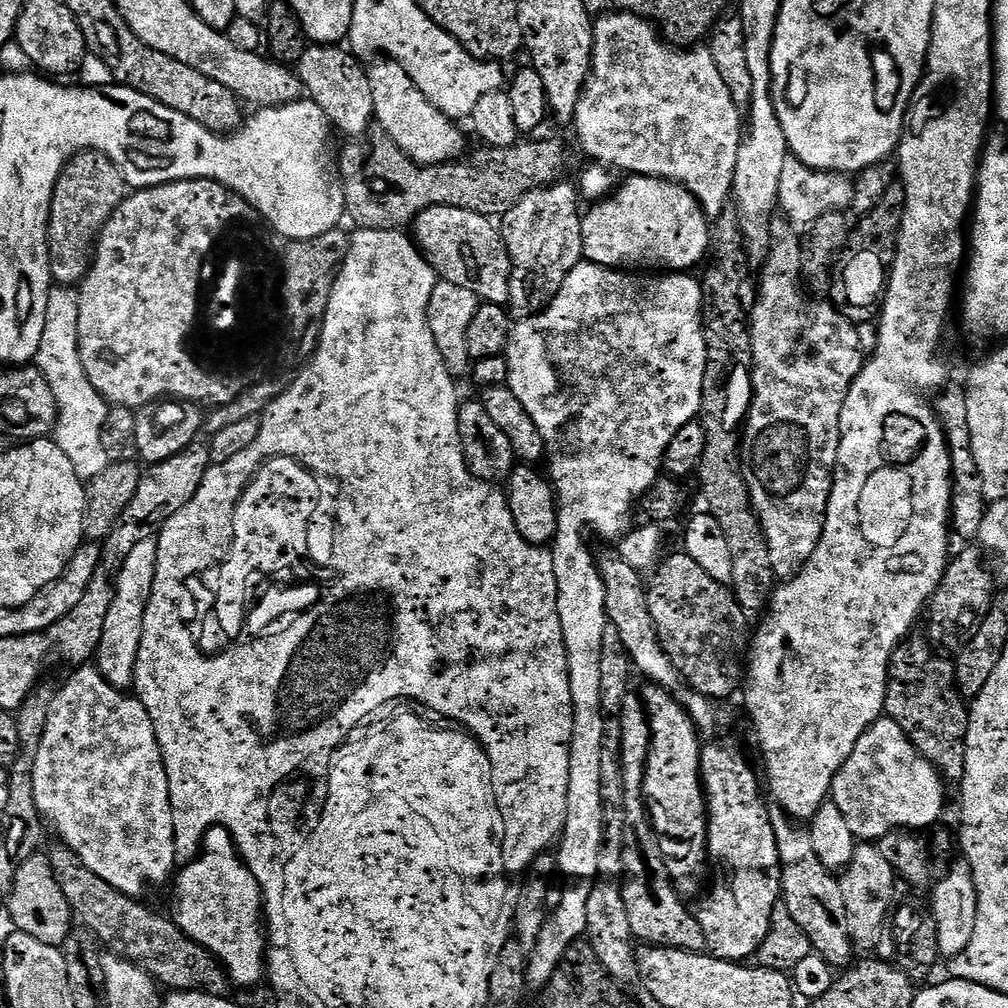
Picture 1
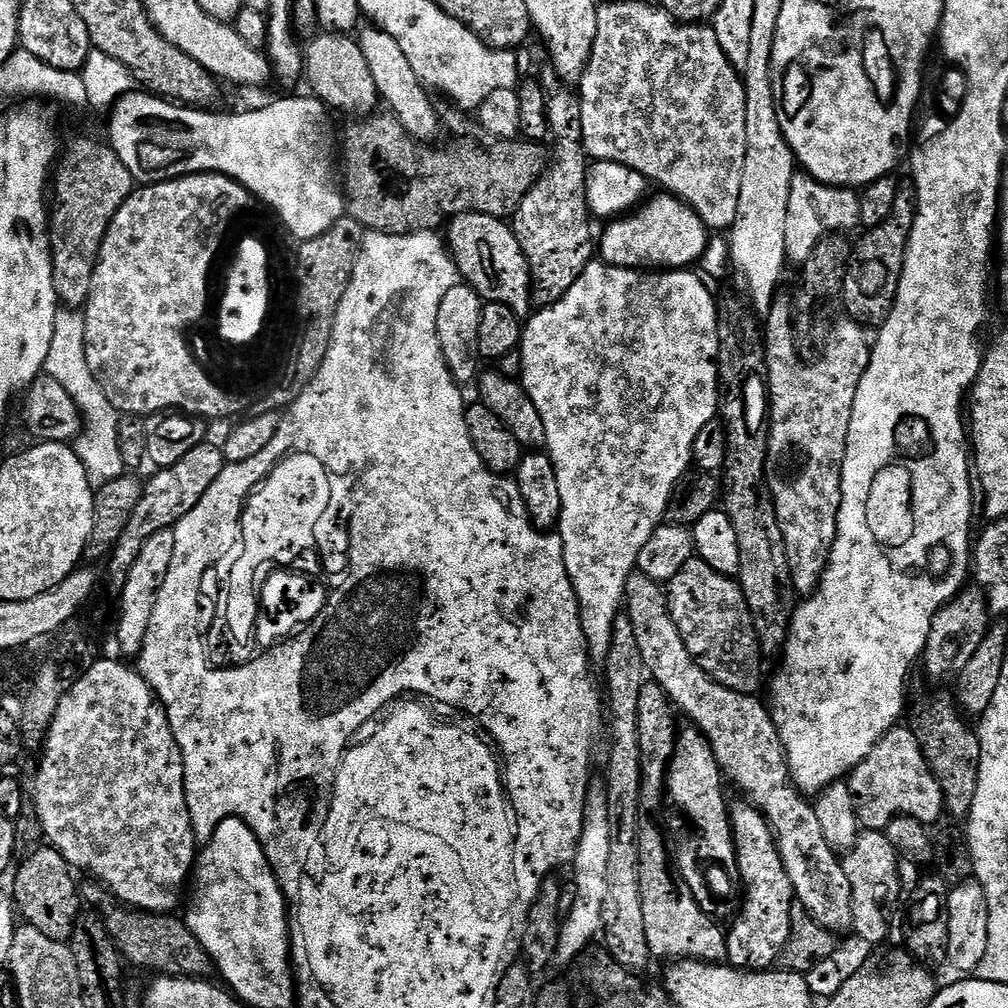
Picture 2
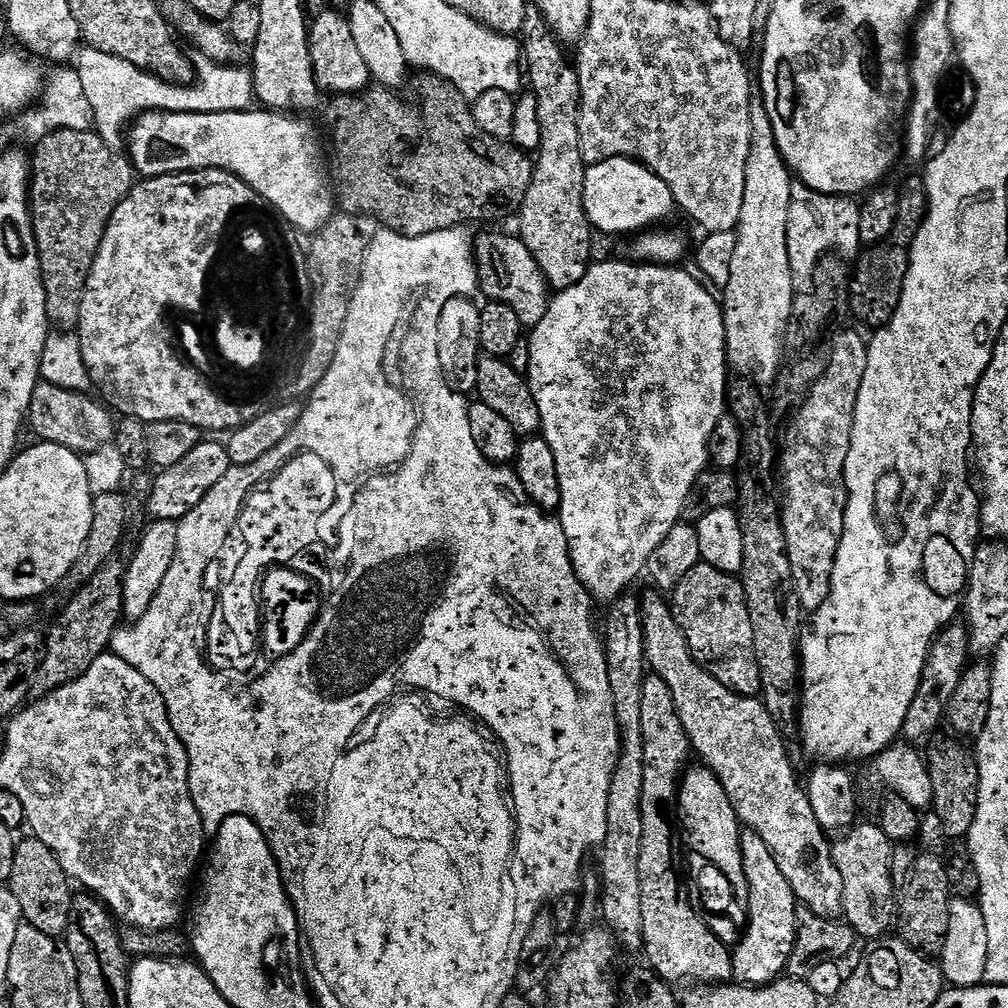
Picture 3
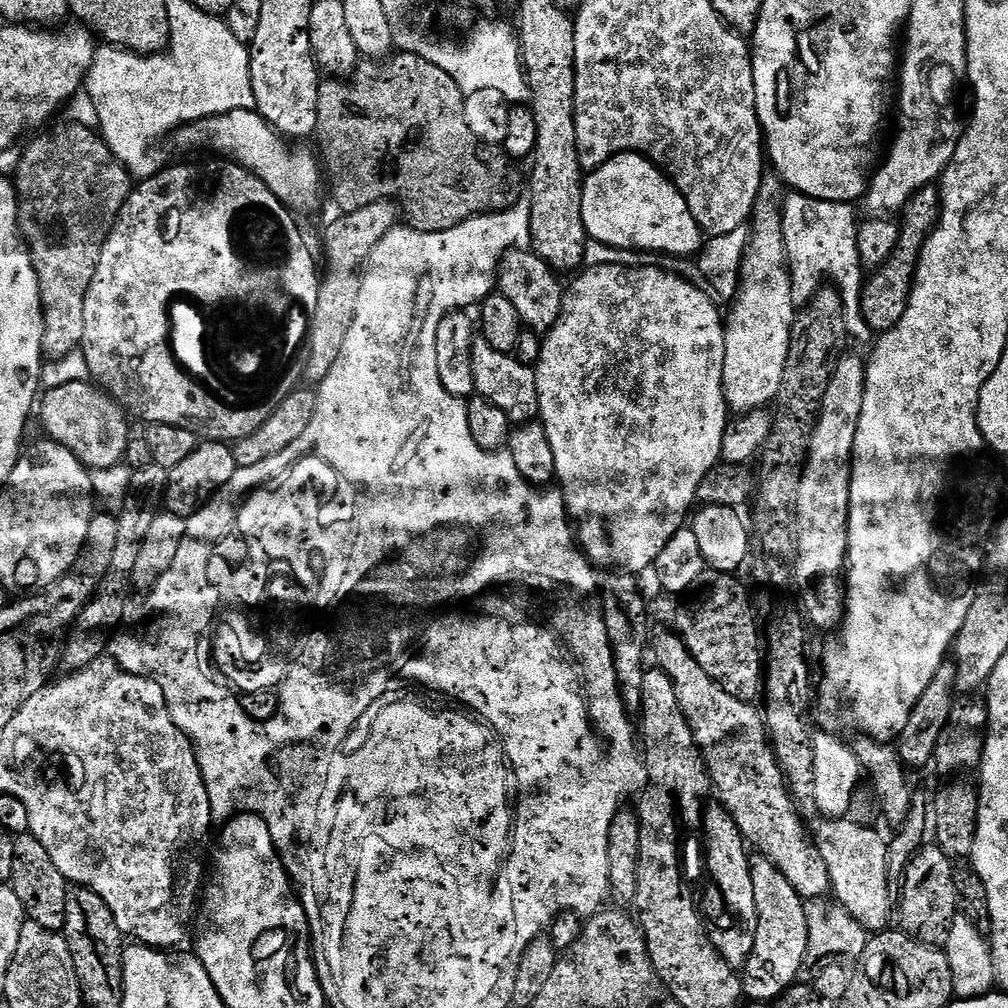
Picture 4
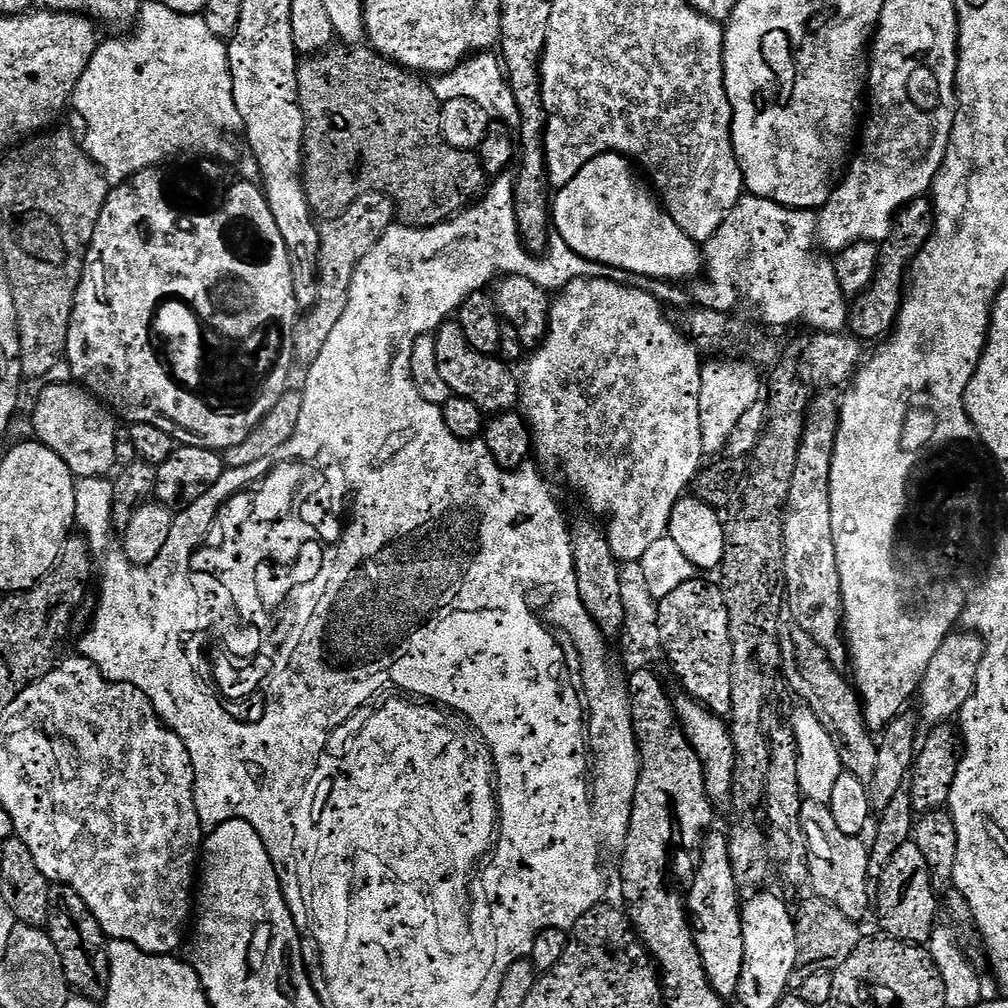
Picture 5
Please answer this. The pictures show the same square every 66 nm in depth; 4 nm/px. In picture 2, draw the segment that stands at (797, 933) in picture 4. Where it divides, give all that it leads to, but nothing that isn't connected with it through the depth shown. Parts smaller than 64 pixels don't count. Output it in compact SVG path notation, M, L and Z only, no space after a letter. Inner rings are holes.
M743 807L737 812L735 809L730 816L736 844L736 872L744 879L744 890L742 886L739 916L732 922L735 923L732 928L729 927L725 937L727 963L740 971L767 971L779 961L792 937L790 922L795 896L768 821L757 809Z

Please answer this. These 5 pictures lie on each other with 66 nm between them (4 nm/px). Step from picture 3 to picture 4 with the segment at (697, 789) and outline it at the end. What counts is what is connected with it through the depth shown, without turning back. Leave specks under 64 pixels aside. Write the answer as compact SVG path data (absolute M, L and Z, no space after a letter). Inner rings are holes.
M720 804L709 805L702 816L702 830L706 838L706 856L711 866L713 885L718 886L725 898L729 913L739 920L740 930L734 928L726 932L711 933L715 948L722 954L724 961L737 970L743 969L750 959L755 946L757 932L756 906L754 904L754 886L749 853L746 854L746 841L738 830L737 819Z

